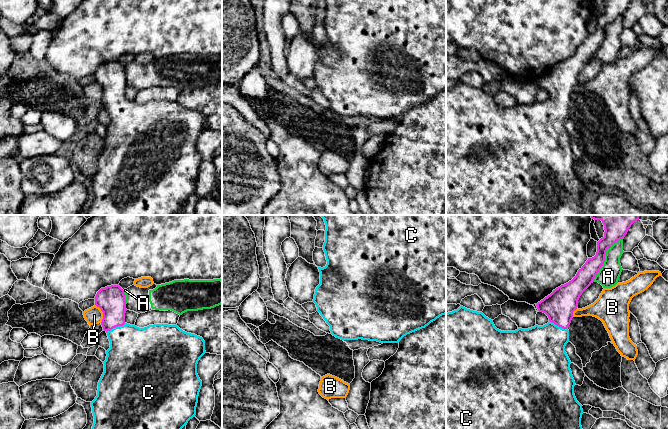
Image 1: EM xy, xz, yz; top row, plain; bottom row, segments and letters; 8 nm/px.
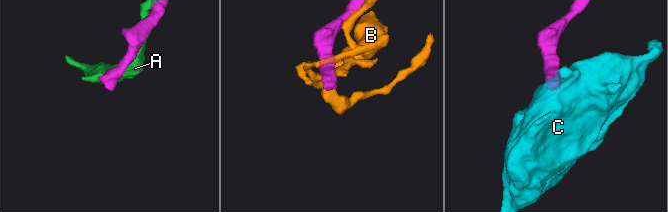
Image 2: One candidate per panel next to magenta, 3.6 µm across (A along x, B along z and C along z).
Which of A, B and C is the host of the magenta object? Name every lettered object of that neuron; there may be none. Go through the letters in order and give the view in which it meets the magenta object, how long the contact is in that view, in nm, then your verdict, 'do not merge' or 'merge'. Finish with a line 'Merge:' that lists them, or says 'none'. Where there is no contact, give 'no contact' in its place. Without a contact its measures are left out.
A: yz | 440 nm | do not merge
B: xy | 160 nm | do not merge
C: xy | 180 nm | merge
Merge: C

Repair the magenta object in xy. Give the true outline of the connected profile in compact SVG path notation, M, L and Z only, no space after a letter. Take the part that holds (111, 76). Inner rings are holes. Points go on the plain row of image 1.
M111 61L101 64L95 72L95 81L103 88L101 101L107 109L110 117L110 124L106 127L106 136L104 140L104 148L98 158L97 172L91 178L94 199L92 205L87 210L86 215L175 215L181 205L188 199L190 195L196 191L196 183L198 172L202 162L202 157L197 150L197 140L200 134L206 129L205 117L202 113L195 110L187 109L180 105L177 101L154 100L144 104L130 101L125 98L126 77L124 66L119 61Z

